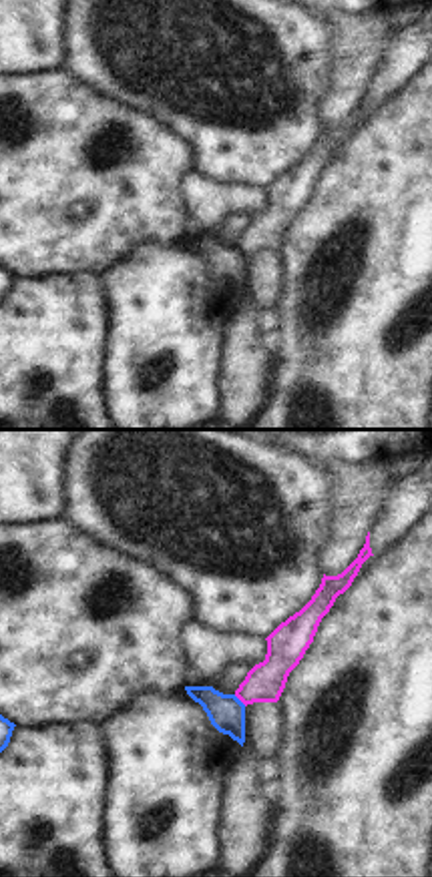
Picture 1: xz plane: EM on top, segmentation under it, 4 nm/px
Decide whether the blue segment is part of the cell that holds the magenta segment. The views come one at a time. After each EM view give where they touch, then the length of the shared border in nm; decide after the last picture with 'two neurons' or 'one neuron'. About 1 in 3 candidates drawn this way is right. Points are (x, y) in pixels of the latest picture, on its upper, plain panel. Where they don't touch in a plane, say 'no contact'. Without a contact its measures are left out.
(240, 249) | 70 nm

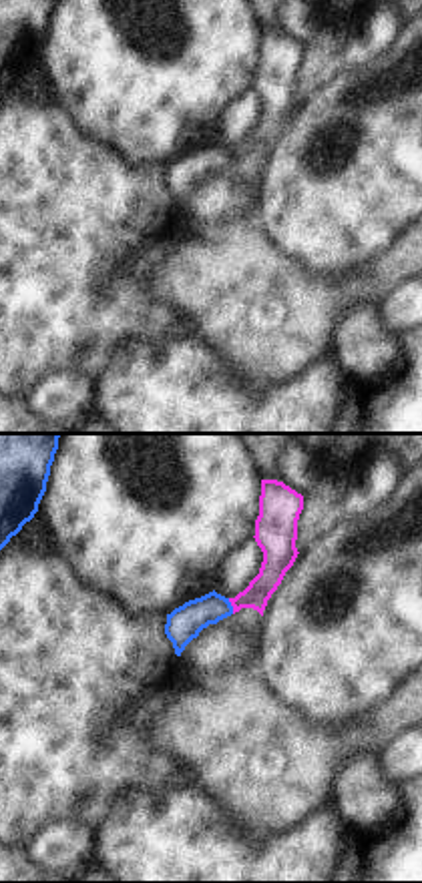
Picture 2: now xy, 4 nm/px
(232, 155) | 70 nm

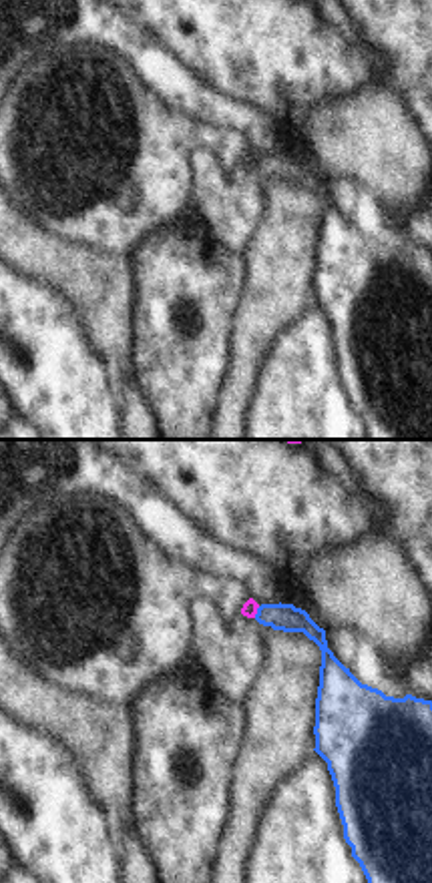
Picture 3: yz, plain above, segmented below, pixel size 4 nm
(256, 163) | 50 nm

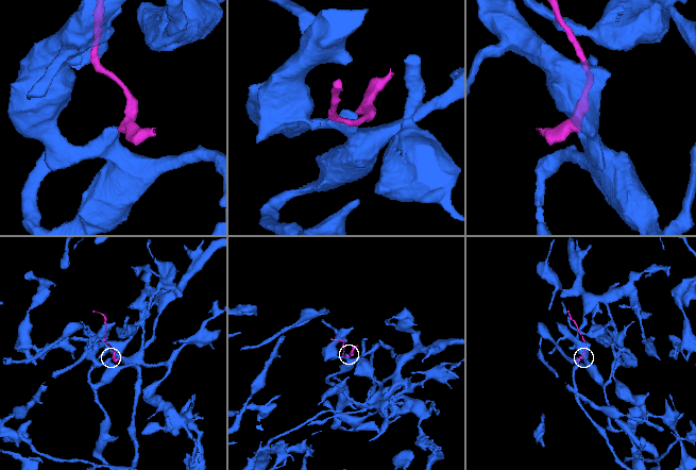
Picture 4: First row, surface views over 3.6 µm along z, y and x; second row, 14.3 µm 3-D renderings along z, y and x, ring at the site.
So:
two neurons

